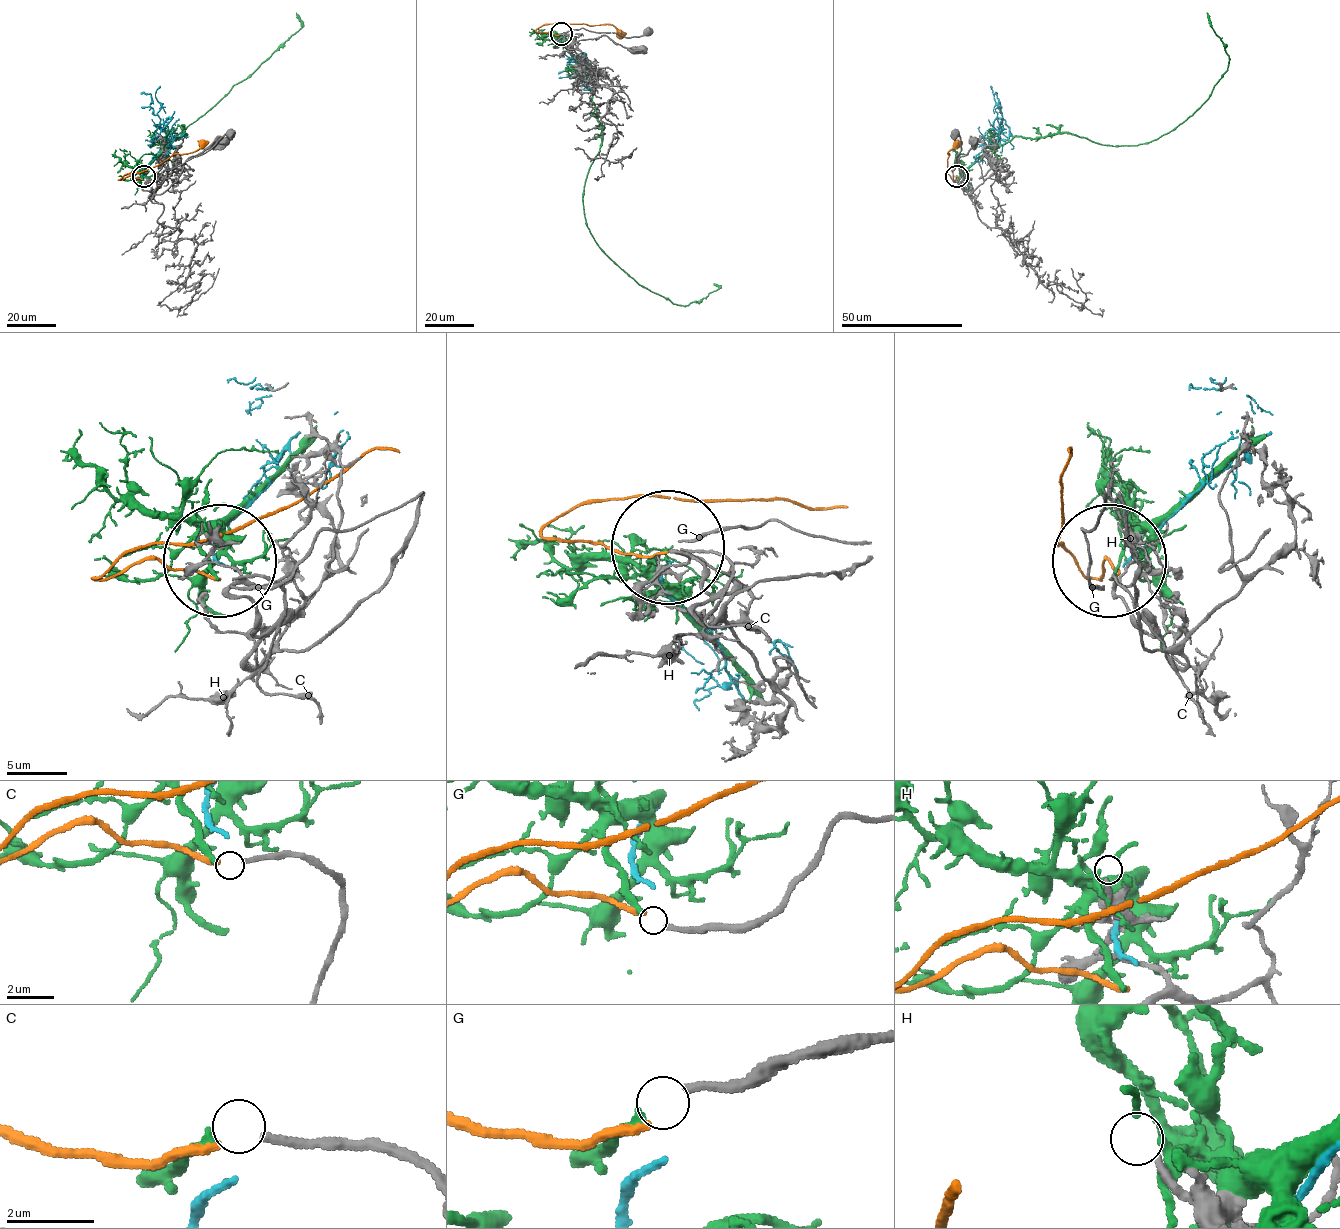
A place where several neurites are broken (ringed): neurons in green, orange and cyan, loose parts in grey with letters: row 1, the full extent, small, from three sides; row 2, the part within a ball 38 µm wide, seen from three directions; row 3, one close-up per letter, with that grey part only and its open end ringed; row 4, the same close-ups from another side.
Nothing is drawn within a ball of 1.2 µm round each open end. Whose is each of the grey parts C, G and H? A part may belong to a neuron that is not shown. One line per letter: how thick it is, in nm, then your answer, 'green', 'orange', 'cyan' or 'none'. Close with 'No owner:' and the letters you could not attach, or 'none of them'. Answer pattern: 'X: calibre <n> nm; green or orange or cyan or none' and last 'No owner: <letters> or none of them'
C: calibre 180 nm; orange
G: calibre 200 nm; green
H: calibre 180 nm; none
No owner: H

